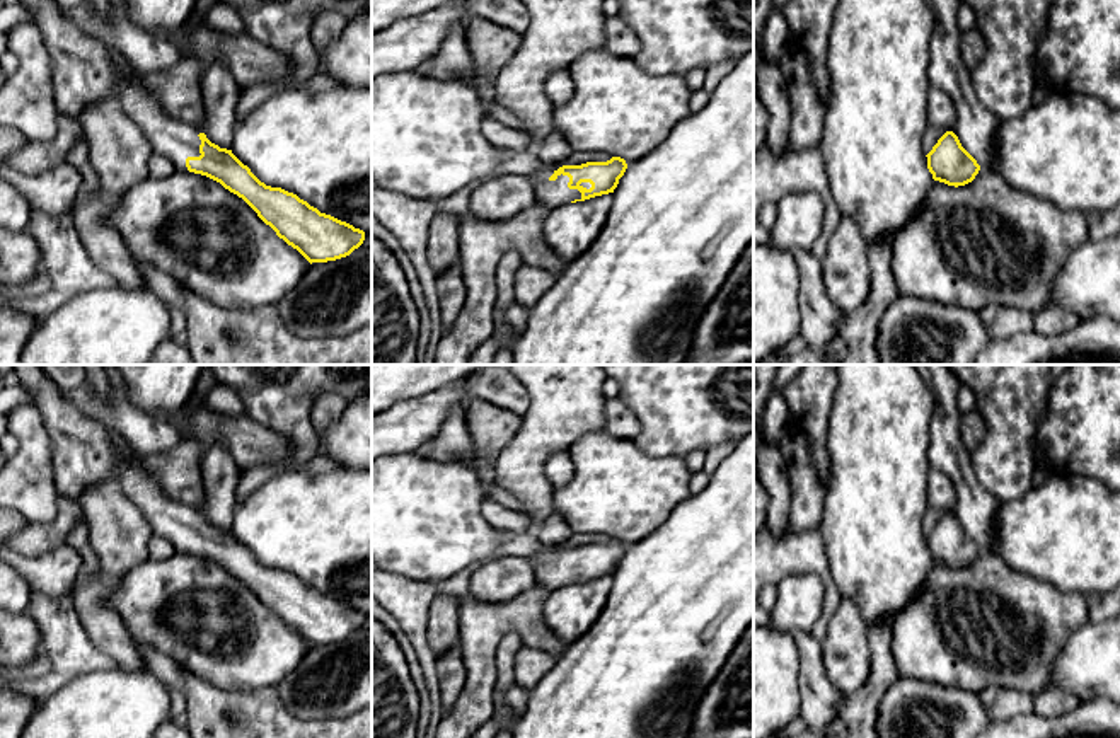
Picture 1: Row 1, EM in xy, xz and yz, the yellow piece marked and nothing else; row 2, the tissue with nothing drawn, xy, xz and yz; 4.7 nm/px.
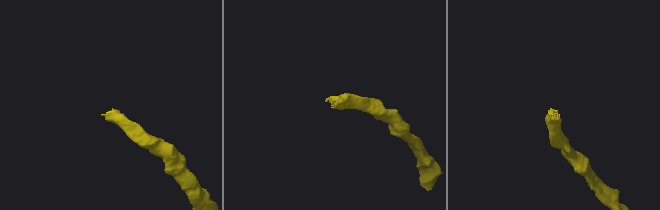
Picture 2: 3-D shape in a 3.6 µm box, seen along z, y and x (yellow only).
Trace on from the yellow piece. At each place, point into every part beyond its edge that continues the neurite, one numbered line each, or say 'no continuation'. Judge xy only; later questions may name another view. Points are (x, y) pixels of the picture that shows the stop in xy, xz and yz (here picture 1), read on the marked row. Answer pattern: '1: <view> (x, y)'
1: xy (173, 138)

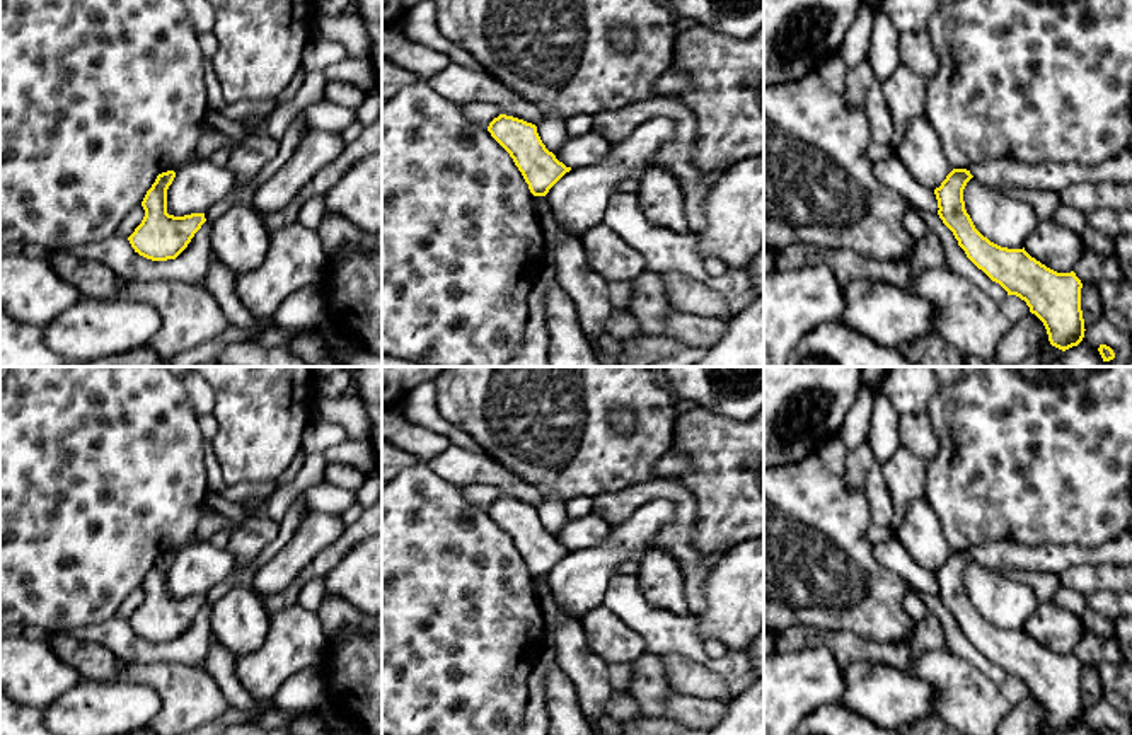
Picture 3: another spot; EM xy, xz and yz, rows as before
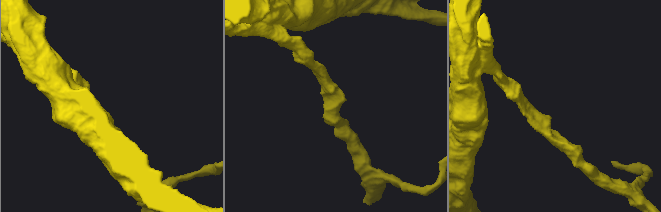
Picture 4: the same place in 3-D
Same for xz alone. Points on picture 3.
no continuation

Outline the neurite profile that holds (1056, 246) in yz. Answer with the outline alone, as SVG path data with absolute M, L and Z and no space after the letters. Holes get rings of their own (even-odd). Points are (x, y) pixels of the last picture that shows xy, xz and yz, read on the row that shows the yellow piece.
M1045 218L1026 237L1025 251L1057 273L1071 273L1084 246L1083 239L1071 229Z

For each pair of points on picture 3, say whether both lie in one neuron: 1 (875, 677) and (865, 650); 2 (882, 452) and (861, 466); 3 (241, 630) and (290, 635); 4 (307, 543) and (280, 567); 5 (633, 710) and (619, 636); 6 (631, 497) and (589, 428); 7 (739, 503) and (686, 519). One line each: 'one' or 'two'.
1: two
2: two
3: two
4: one
5: two
6: two
7: two

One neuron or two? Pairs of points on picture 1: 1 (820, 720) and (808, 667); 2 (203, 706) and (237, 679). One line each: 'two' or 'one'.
1: one
2: two

